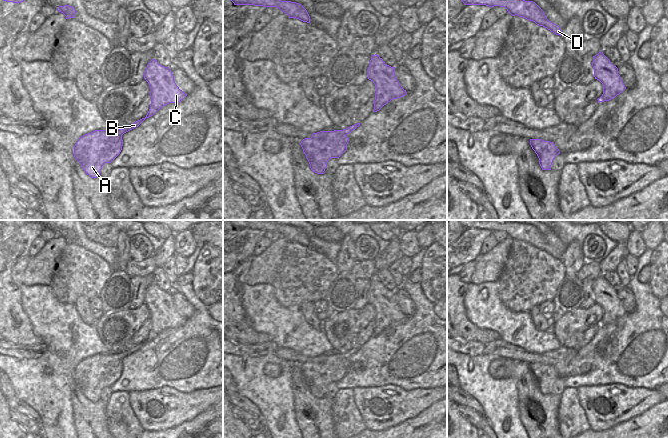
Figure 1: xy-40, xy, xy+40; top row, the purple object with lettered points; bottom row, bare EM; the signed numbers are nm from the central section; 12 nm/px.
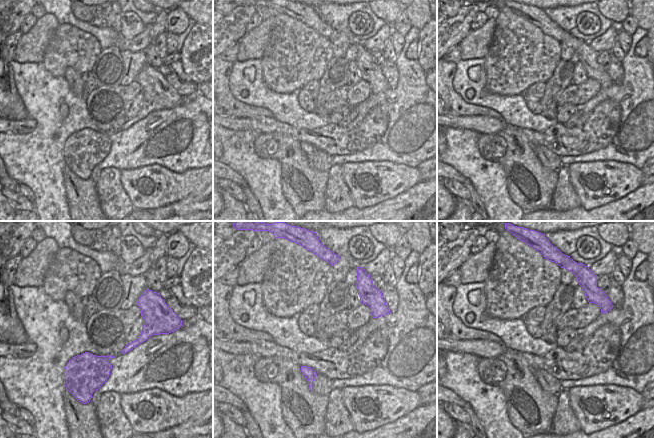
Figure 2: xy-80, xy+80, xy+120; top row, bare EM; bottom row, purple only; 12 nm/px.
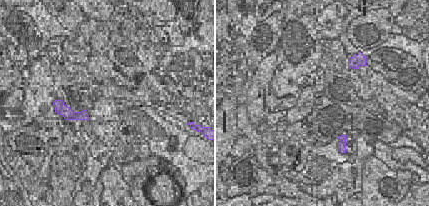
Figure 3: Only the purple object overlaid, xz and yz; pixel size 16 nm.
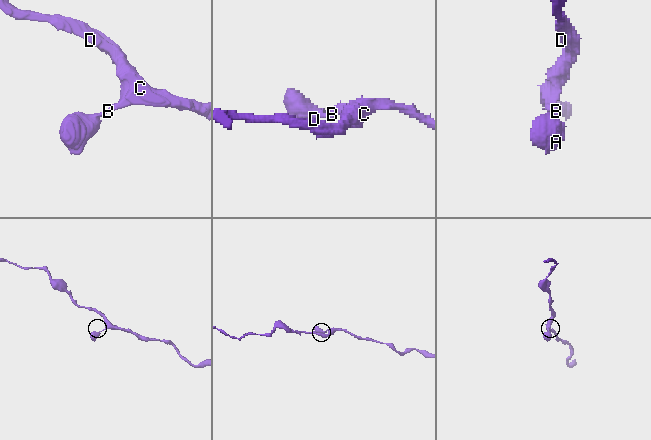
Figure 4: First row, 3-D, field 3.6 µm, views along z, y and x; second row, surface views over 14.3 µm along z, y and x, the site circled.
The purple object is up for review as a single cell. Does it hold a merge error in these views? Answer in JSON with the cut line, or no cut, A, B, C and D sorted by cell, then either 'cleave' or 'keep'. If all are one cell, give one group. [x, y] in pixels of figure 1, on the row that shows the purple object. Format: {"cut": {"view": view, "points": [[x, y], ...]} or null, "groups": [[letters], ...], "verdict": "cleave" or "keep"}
{"cut": null, "groups": [["A", "B", "C", "D"]], "verdict": "keep"}

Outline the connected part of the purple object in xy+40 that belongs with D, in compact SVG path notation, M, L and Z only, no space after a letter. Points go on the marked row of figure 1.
M461 0L465 5L486 5L505 7L512 16L523 17L543 26L556 35L562 34L560 27L549 21L544 11L533 1L525 0Z

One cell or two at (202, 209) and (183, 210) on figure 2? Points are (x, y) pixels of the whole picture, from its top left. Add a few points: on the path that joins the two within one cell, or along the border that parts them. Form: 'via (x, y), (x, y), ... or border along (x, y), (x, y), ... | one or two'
via (197, 209), (188, 210) | one

